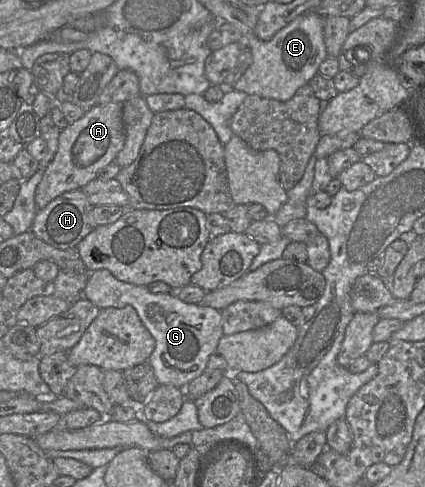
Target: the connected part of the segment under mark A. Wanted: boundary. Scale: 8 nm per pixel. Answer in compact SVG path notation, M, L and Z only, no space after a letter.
M113 102L98 104L61 130L58 149L53 159L44 166L41 181L35 191L38 210L63 193L81 189L93 179L98 179L98 172L115 161L125 142L122 105Z

